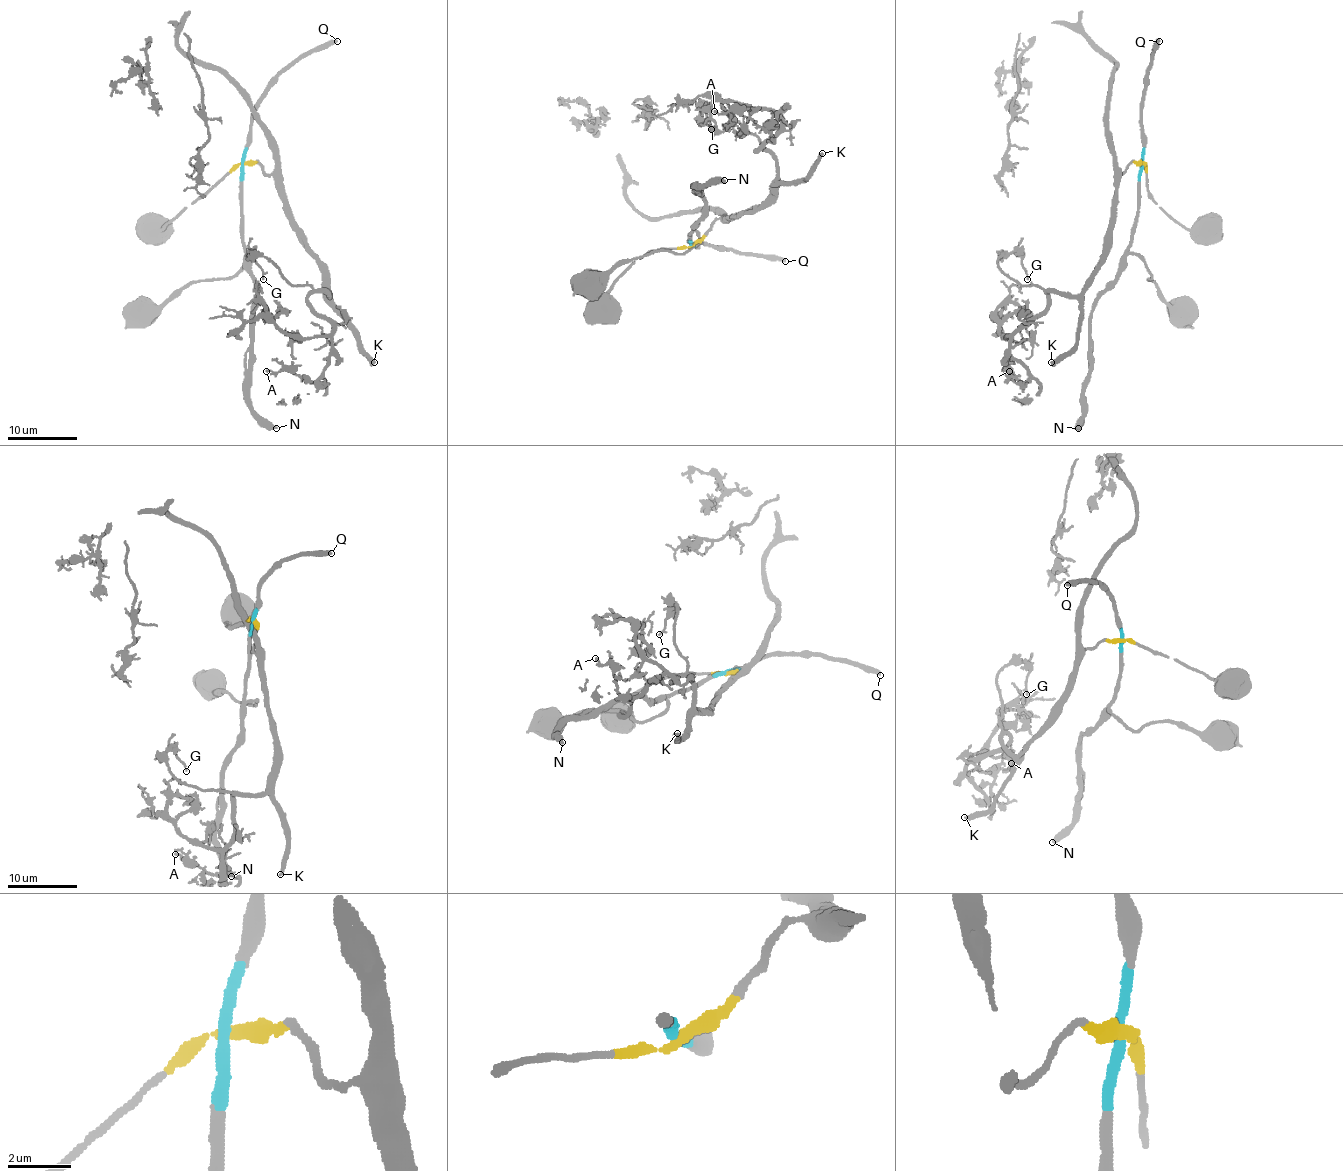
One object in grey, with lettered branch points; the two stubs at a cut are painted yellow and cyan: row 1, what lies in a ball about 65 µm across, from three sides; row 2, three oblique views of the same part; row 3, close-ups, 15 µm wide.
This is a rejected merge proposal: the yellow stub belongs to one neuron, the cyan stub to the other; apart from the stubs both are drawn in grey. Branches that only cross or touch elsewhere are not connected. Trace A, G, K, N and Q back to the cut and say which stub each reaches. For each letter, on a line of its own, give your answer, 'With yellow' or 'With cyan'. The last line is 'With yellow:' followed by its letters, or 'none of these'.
A: With yellow
G: With yellow
K: With yellow
N: With cyan
Q: With cyan
With yellow: A, G, K

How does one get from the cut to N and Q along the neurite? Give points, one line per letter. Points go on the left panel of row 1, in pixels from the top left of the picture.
N: (243, 164), (244, 267), (253, 281), (257, 300), (251, 320), (250, 407), (276, 428)
Q: (243, 164), (251, 111), (264, 90), (302, 57), (337, 41)

